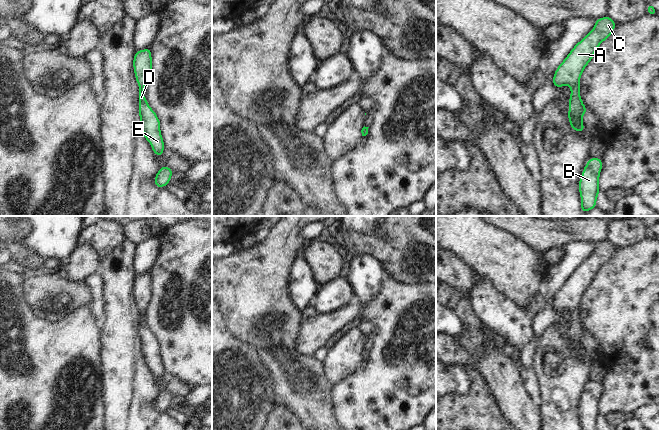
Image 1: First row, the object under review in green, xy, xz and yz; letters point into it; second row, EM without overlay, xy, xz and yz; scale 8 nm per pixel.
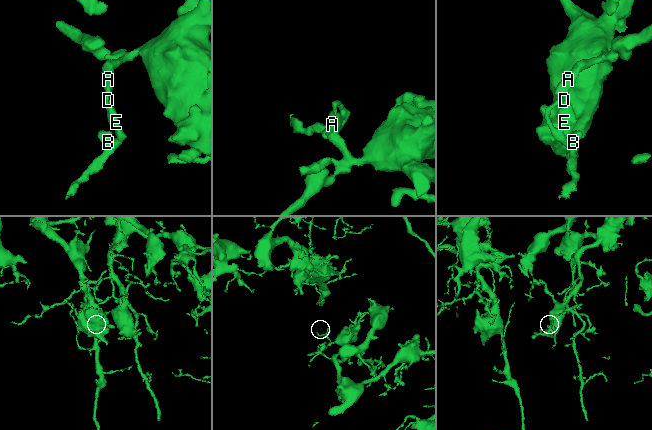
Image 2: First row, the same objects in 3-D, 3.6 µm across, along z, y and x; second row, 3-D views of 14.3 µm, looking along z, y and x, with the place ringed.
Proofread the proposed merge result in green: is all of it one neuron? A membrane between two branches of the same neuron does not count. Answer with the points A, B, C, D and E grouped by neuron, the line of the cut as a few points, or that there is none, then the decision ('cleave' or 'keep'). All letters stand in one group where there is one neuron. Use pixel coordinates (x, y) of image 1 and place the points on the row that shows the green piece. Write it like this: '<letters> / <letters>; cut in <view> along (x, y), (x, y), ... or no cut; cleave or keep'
A B C D E; no cut; keep

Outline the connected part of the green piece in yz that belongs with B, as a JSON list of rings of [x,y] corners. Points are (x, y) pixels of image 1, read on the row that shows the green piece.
[[[591,158],[584,167],[579,181],[581,195],[581,209],[585,213],[596,207],[599,190],[599,174],[602,169],[601,158]]]

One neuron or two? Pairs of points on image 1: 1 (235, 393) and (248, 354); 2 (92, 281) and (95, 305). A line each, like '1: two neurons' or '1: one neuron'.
1: one neuron
2: one neuron

